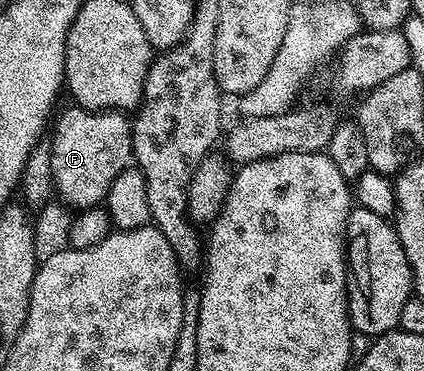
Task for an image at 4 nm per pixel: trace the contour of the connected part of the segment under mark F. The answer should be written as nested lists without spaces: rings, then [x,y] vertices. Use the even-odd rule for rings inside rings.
[[[71,105],[71,110],[66,110],[53,123],[54,138],[49,139],[52,152],[52,176],[57,197],[67,207],[75,211],[86,210],[90,207],[105,203],[106,194],[112,188],[112,180],[120,176],[131,165],[134,157],[132,148],[132,126],[127,115],[112,110],[84,110],[81,106]]]

